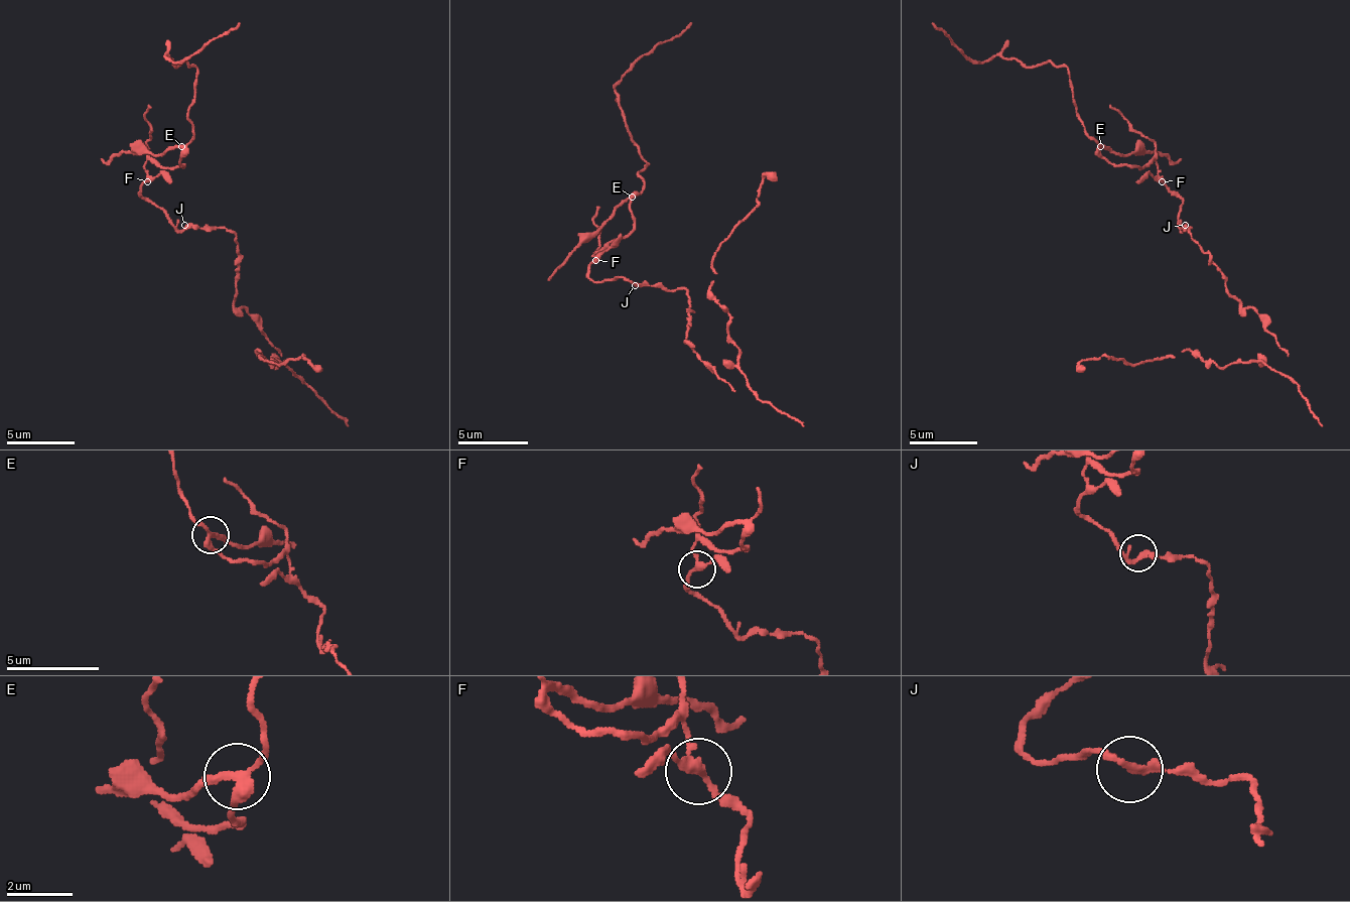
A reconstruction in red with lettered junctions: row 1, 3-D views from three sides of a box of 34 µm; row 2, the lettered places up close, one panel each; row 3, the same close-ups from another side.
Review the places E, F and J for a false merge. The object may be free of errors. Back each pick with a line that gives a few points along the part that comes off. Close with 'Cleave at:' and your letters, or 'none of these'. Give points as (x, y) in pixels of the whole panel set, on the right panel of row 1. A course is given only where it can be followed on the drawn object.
E: foreign part runs (1100, 147), (1182, 157)
Cleave at: E

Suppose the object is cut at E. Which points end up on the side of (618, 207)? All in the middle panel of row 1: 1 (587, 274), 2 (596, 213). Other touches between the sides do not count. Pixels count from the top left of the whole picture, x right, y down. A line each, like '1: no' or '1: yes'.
1: no
2: no

